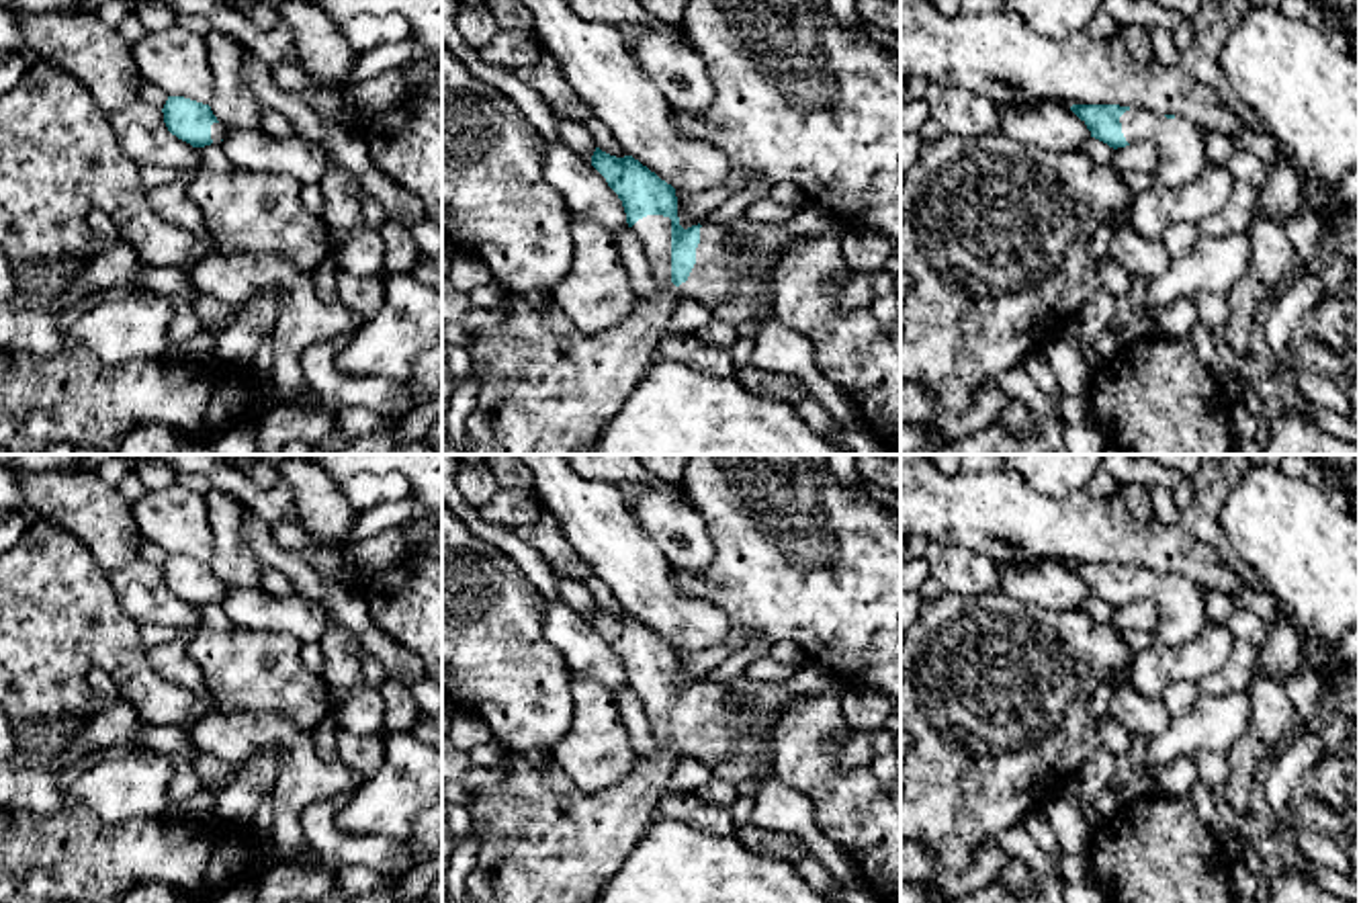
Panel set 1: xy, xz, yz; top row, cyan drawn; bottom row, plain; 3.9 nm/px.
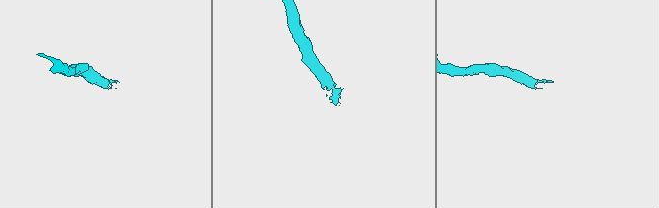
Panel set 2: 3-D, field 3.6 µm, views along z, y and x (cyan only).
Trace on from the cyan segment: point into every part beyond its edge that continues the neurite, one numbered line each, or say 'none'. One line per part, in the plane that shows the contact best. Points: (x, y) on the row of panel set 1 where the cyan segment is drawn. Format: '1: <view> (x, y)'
1: xz (741, 252)

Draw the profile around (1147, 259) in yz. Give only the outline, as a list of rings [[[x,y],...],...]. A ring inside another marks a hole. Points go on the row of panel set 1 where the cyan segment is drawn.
[[[1128,221],[1115,227],[1107,254],[1132,278],[1140,276],[1146,281],[1160,276],[1175,260],[1173,252],[1163,240],[1142,238]]]

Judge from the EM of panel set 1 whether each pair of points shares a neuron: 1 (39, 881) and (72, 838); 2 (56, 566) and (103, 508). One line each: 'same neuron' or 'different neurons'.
1: same neuron
2: different neurons

